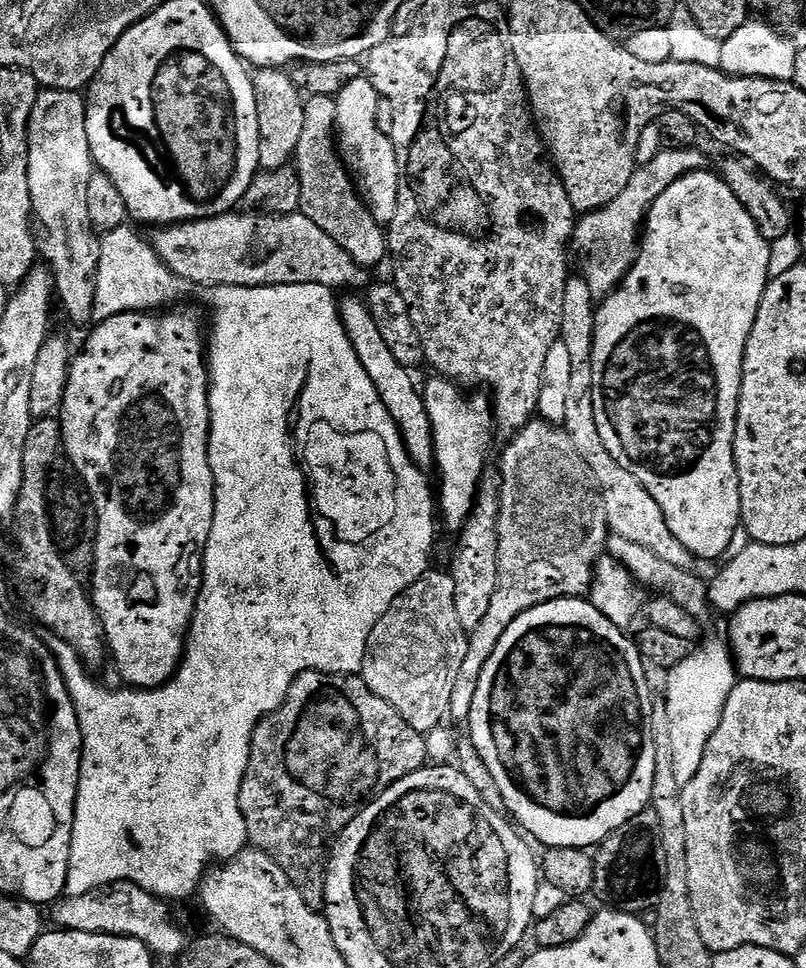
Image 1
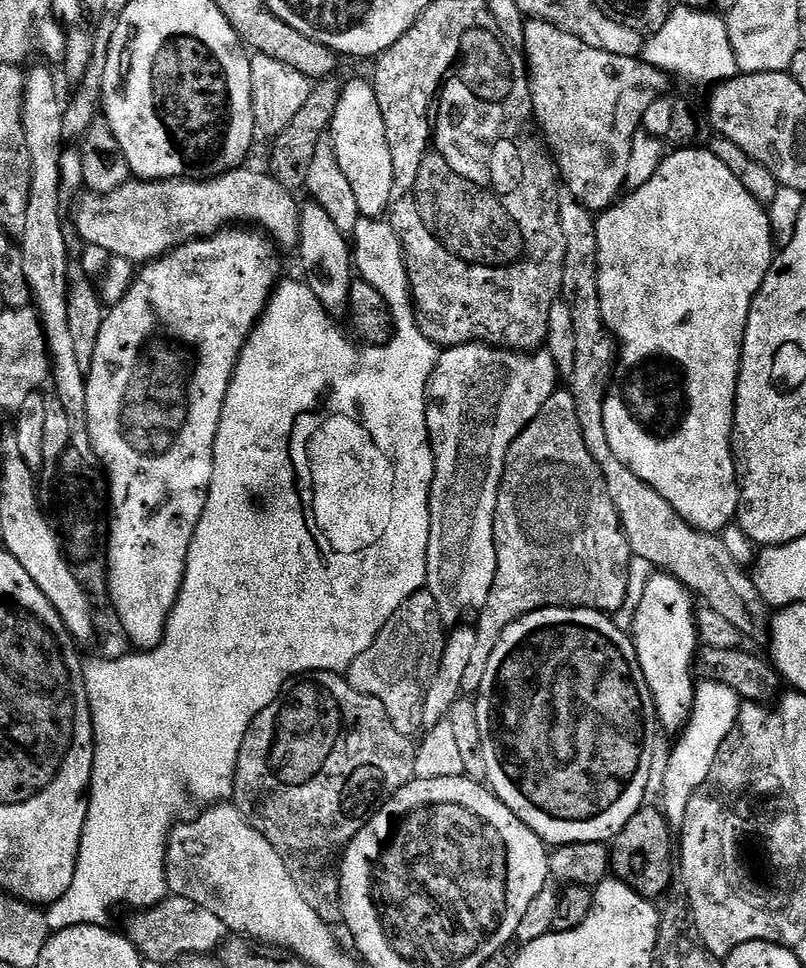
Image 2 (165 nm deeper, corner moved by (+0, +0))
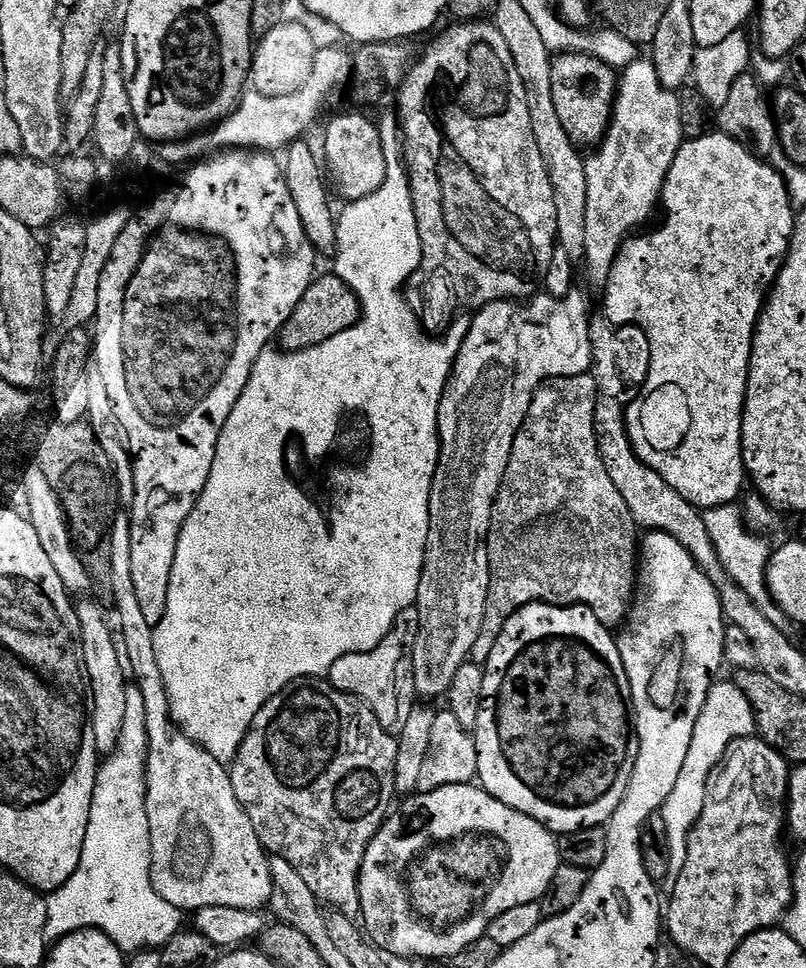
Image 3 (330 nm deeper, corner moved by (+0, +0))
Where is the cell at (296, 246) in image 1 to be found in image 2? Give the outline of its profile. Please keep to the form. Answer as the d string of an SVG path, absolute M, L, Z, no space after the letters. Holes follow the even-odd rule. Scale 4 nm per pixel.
M248 167L231 168L228 172L223 172L221 176L197 178L195 180L137 180L133 178L127 184L123 184L117 192L107 192L101 196L84 194L84 197L76 204L76 232L84 239L83 243L85 245L93 244L94 246L102 246L102 250L106 250L109 257L121 256L124 259L131 260L136 266L143 266L153 260L159 260L161 256L165 256L167 252L172 251L179 244L186 244L190 240L199 240L214 236L217 232L229 226L255 226L259 231L267 234L272 243L281 249L295 249L300 243L301 201L296 201L297 197L290 190L286 190L286 186L282 186L282 182L278 182L267 171L261 170L261 172L255 172L254 169Z

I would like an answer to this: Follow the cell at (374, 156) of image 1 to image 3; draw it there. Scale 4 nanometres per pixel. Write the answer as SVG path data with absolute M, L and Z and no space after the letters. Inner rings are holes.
M356 112L349 116L336 116L325 126L322 160L326 165L327 175L330 180L332 175L332 180L340 191L341 201L351 202L366 198L376 192L384 181L386 169L379 129L375 123L372 125Z

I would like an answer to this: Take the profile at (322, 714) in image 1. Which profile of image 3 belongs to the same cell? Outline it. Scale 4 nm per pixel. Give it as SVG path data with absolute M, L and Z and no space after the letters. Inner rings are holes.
M300 682L295 686L284 688L278 695L271 696L264 703L262 710L258 710L258 714L252 720L252 725L250 725L248 732L244 735L240 749L237 750L235 756L230 761L230 775L234 794L246 814L246 818L250 818L250 822L260 839L263 851L265 853L268 851L268 854L272 856L280 856L288 862L298 872L302 882L306 882L306 886L315 894L321 905L336 906L339 905L336 903L343 898L344 891L348 888L348 883L351 880L353 883L357 879L358 861L361 859L362 850L368 846L370 829L377 822L383 821L386 815L385 809L382 810L380 807L384 804L384 795L390 792L390 785L393 783L397 741L380 727L380 724L371 712L361 707L356 697L346 696L343 692L329 690L327 687L324 687L325 689L311 688L308 684L311 683Z

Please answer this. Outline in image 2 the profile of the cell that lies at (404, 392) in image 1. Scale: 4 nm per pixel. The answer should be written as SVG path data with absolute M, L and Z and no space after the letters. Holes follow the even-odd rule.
M308 202L300 210L300 264L304 267L303 279L308 289L322 302L330 314L343 313L348 307L350 290L354 279L354 248L349 237L334 226L330 214L322 206Z

